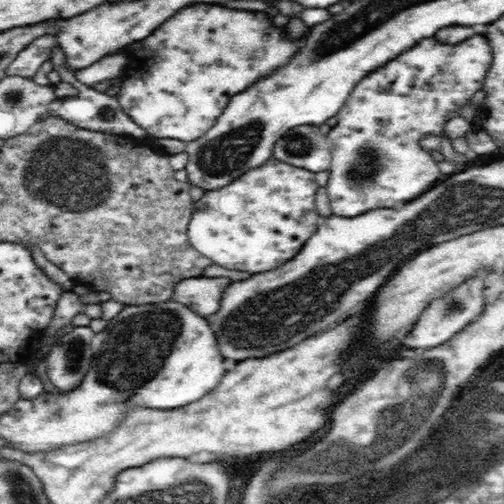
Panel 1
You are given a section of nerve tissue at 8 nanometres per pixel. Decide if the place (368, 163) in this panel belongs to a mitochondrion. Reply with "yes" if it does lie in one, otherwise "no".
yes

